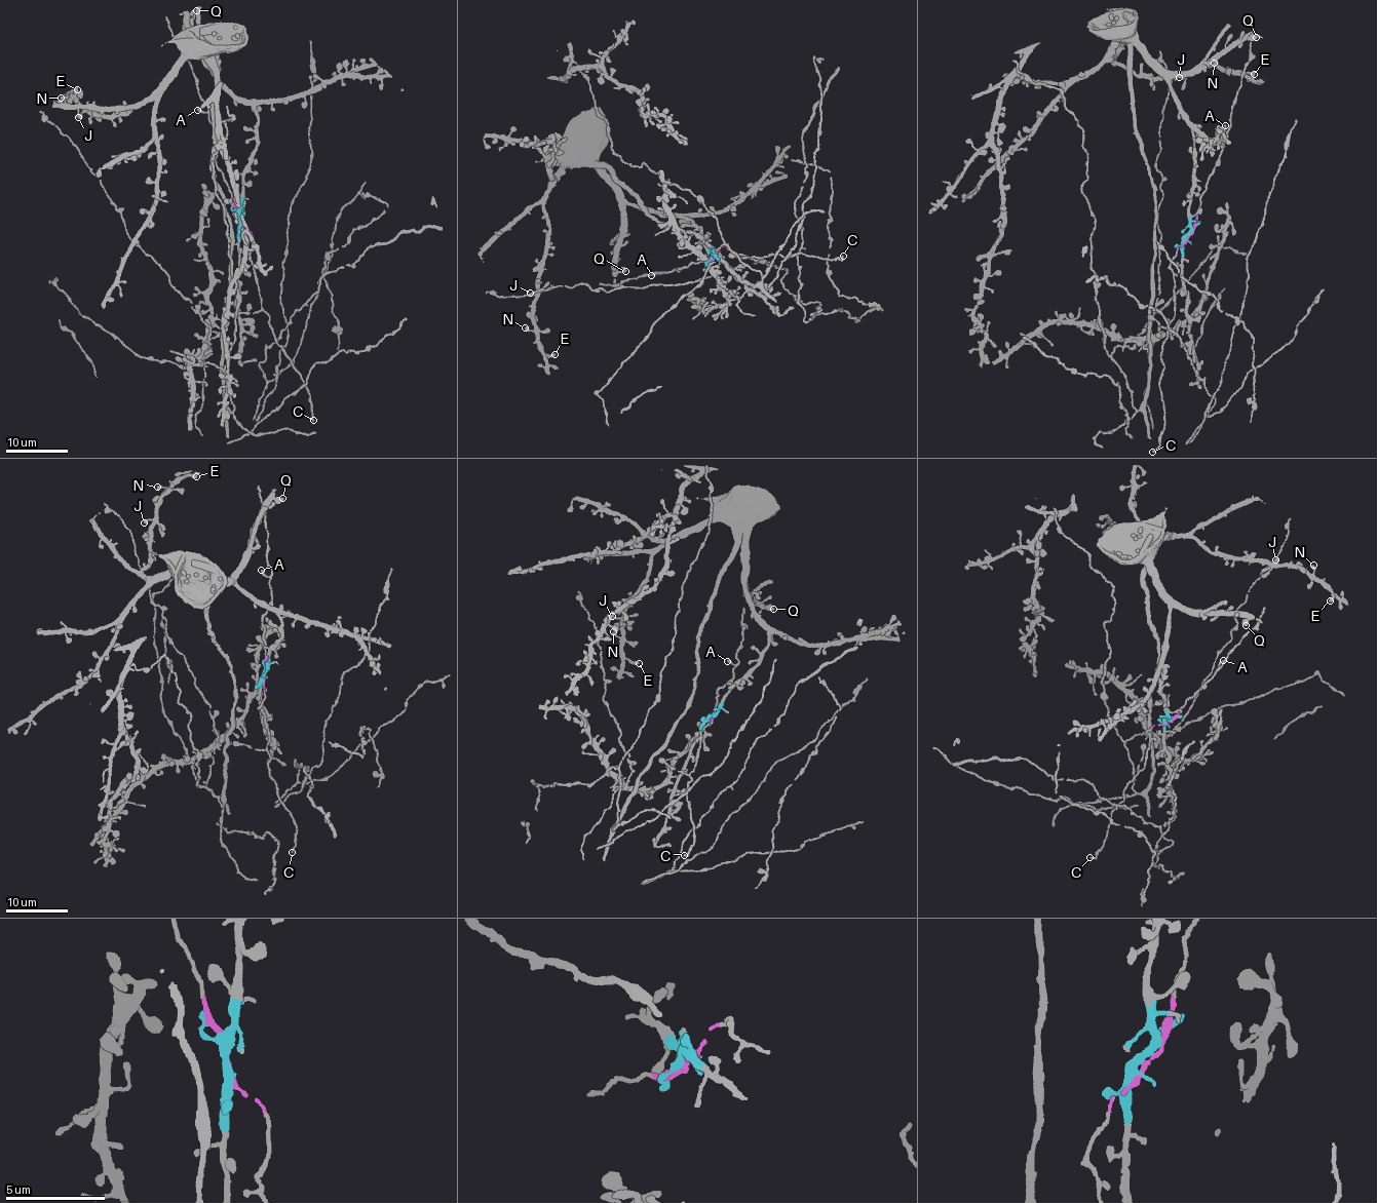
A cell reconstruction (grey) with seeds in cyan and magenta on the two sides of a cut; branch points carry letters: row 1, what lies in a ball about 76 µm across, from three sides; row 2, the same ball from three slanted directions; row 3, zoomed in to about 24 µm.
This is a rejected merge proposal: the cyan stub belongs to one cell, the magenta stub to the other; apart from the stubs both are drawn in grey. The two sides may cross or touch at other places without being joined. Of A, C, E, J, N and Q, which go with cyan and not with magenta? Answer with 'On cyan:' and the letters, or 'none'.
On cyan: E, J, N, Q

